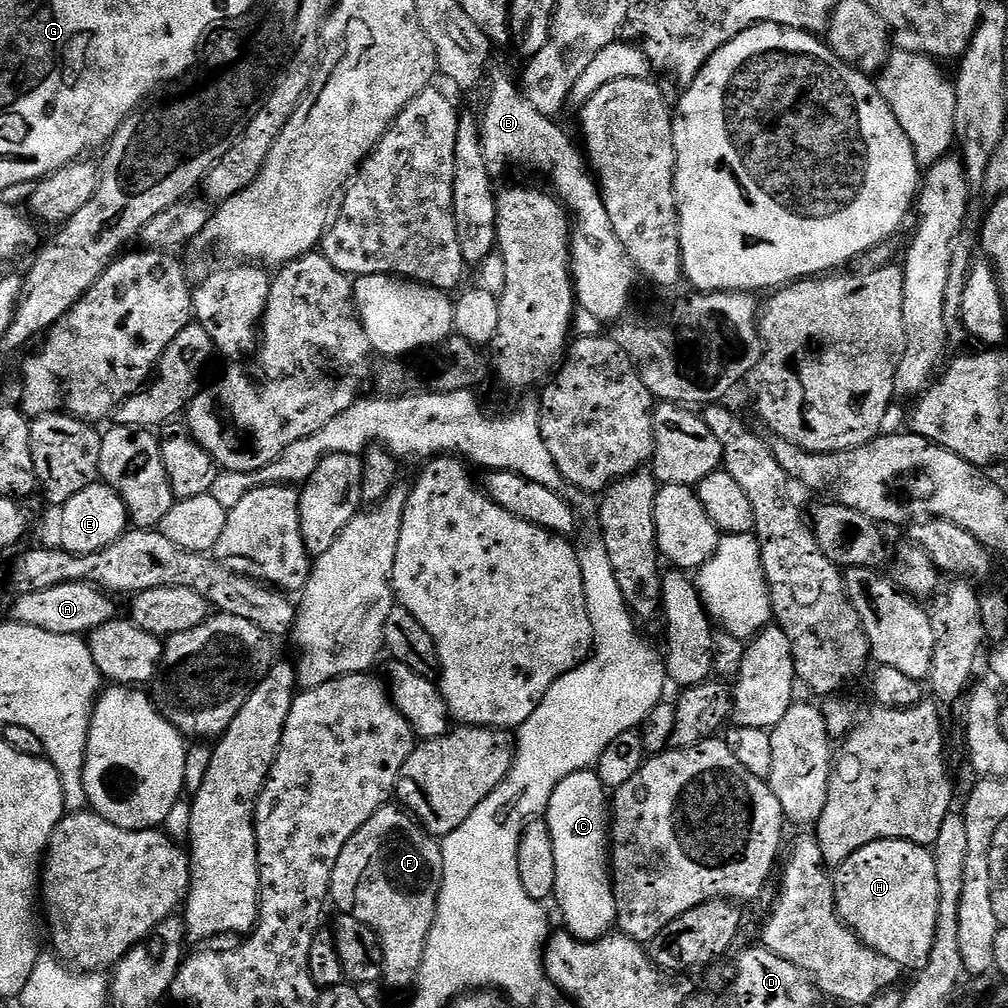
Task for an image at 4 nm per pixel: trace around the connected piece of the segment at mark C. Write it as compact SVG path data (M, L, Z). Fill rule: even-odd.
M595 770L586 772L575 772L570 774L570 778L562 778L562 782L558 782L558 786L554 790L554 794L548 803L546 813L548 821L548 829L550 830L550 838L554 842L554 866L556 867L556 890L554 893L554 901L560 907L560 912L564 915L563 927L571 932L580 942L591 942L599 940L601 936L609 931L608 927L616 924L616 895L612 889L612 870L610 867L610 792L605 788L604 784L598 778Z

